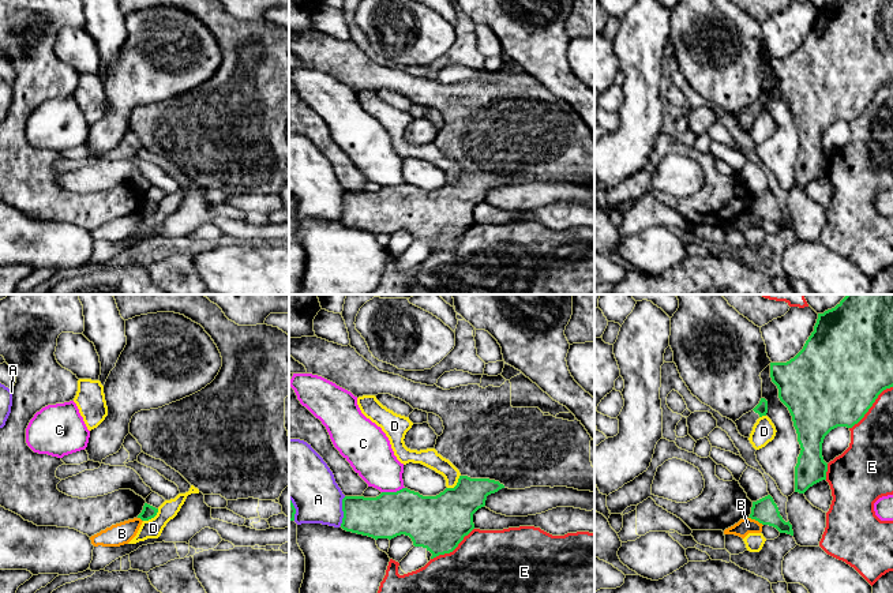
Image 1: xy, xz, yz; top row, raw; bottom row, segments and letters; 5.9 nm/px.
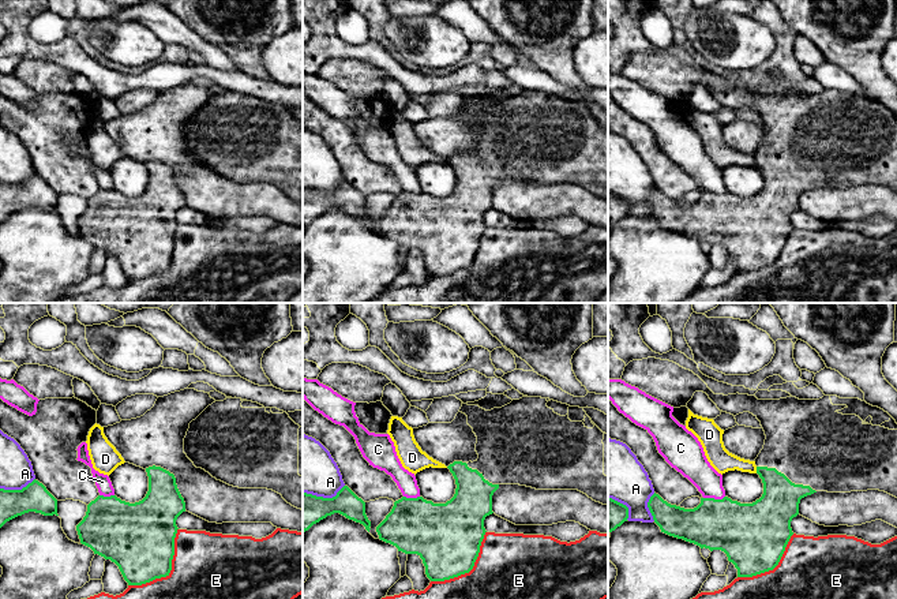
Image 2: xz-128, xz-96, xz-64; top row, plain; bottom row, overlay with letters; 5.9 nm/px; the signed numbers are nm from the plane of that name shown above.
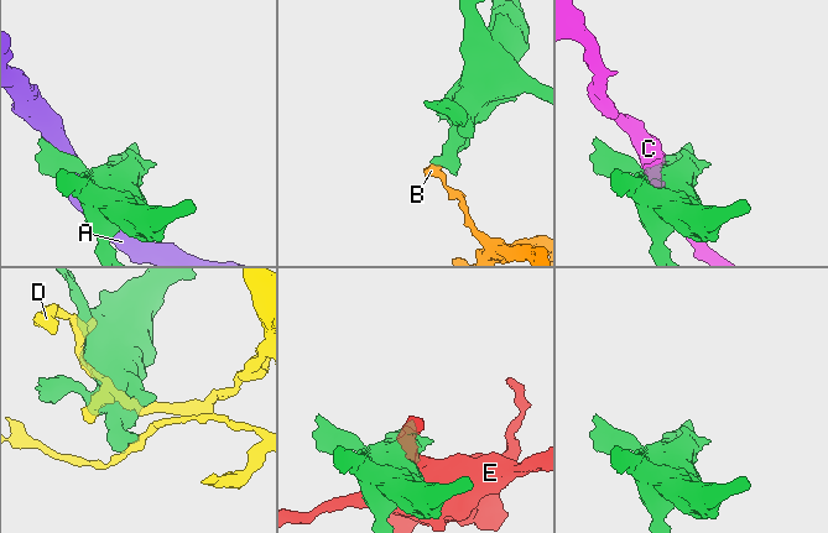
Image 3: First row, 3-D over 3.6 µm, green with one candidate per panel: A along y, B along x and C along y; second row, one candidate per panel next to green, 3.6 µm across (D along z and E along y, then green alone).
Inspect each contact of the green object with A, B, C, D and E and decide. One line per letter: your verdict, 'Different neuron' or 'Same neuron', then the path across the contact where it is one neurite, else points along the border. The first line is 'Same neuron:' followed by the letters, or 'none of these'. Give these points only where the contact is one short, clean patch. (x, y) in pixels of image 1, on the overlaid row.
Same neuron: none of these
A: Different neuron
B: Different neuron. Boundary: yz (749, 517), (762, 525)
C: Different neuron
D: Different neuron
E: Different neuron

